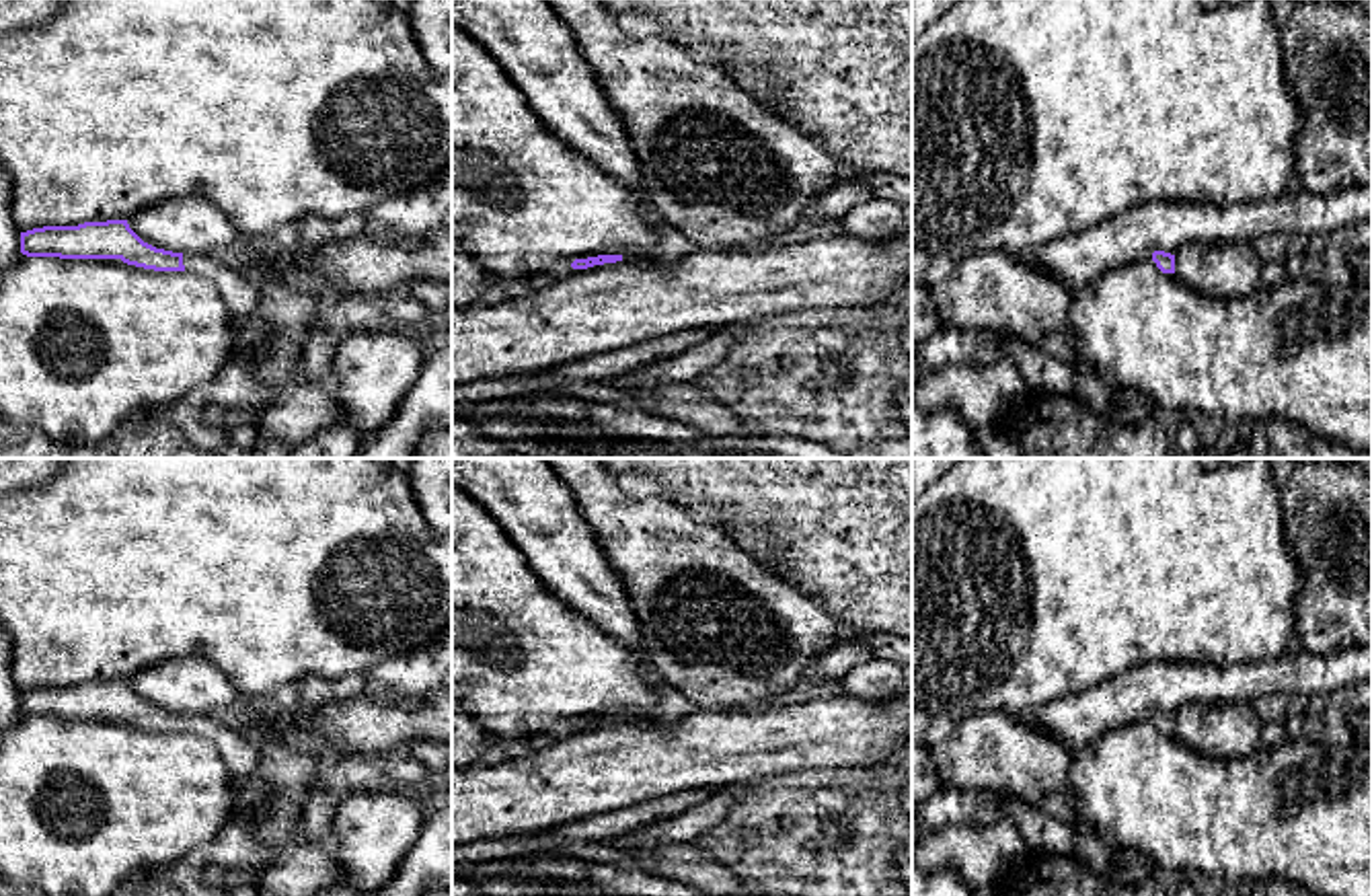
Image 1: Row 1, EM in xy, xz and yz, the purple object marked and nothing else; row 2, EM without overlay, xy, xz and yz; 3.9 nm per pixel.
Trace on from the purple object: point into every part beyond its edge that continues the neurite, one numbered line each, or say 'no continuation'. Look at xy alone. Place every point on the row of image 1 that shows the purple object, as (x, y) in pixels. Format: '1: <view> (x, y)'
1: xy (241, 294)

